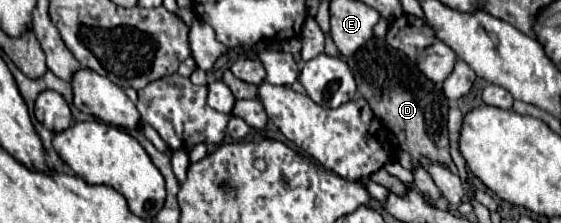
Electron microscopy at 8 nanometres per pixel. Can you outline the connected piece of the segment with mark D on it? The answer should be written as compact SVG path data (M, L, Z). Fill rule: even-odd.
M369 39L365 47L355 53L355 61L357 93L371 105L373 113L385 123L385 127L395 133L401 149L421 165L441 163L457 173L457 167L449 155L449 103L447 97L443 97L443 91L433 81L429 81L405 53L389 47L381 39Z

